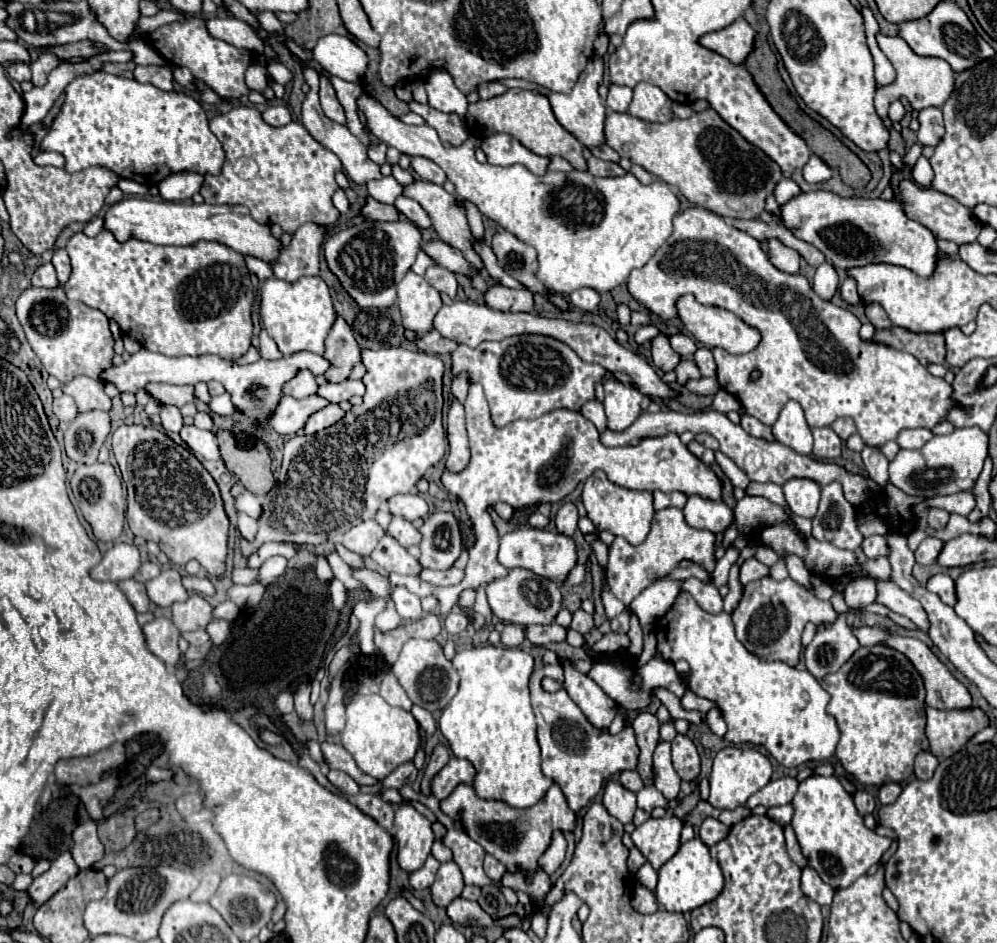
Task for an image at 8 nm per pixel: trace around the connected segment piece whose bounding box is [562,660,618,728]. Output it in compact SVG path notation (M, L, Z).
M564 660L562 668L564 668L562 688L568 692L568 696L580 706L580 710L594 726L608 728L618 712L618 704L614 704L614 700L610 700L610 696L606 696L606 692L602 692L602 688L590 676L578 672L574 668L574 662Z

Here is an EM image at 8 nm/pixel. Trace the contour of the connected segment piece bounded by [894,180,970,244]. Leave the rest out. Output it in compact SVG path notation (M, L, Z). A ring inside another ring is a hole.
M912 180L898 184L894 200L902 204L908 218L932 230L938 238L960 244L960 220L970 220L966 206L936 190L920 188Z

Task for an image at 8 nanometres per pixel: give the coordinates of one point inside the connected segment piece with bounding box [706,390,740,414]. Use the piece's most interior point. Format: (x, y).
(723, 401)

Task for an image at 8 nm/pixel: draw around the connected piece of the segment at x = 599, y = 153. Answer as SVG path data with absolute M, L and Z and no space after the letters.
M602 144L602 146L598 146L598 148L588 148L590 152L592 152L592 156L596 156L596 158L600 158L600 160L612 160L612 162L618 162L618 154L610 148L610 146L606 146L606 144Z

